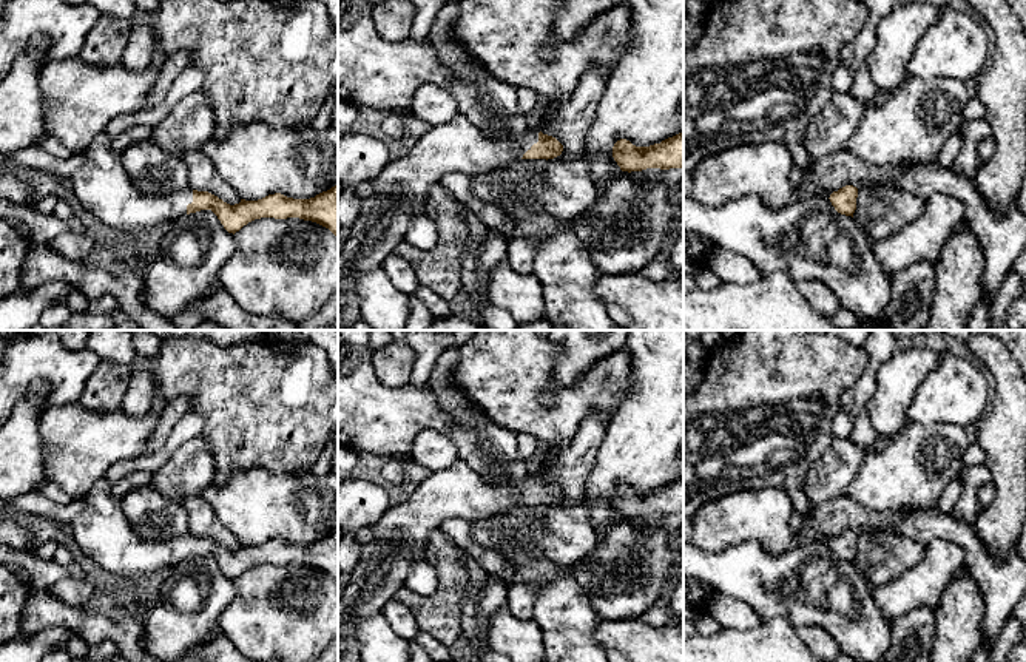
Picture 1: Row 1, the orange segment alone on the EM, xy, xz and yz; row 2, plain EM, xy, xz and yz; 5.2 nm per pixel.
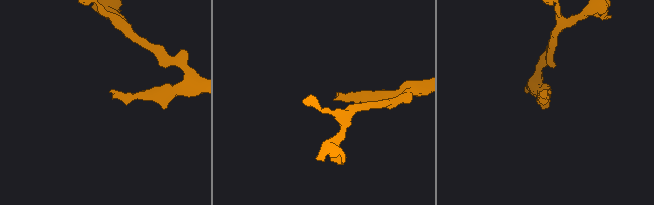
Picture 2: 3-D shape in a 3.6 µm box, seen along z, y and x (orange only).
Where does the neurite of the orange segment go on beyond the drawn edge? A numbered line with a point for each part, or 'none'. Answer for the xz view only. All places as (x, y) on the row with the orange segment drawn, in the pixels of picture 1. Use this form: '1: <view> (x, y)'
1: xz (401, 187)

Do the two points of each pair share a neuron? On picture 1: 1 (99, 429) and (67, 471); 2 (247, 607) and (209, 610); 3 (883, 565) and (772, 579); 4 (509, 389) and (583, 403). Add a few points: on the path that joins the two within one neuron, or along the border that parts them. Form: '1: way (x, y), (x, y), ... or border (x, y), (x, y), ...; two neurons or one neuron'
1: way (88, 440), (79, 449), (74, 460); one neuron
2: border (235, 580), (236, 597), (222, 611), (219, 631); two neurons
3: border (852, 564), (870, 587); two neurons
4: way (528, 386), (551, 386), (565, 398); one neuron

